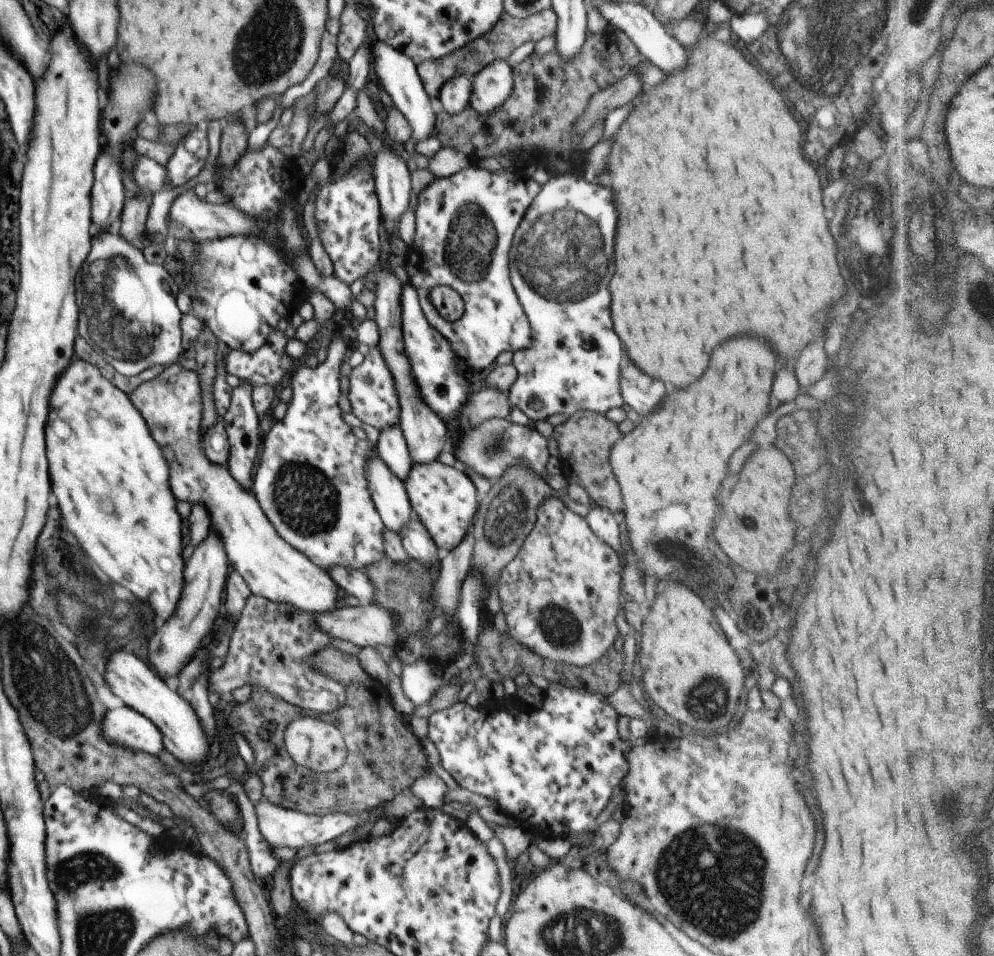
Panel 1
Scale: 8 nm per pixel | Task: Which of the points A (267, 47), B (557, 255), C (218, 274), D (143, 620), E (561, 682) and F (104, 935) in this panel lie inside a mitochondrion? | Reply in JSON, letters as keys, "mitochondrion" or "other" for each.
{"A":"mitochondrion","B":"mitochondrion","C":"mitochondrion","D":"other","E":"other","F":"mitochondrion"}

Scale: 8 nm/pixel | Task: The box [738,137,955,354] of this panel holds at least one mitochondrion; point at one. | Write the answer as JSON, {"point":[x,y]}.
{"point":[868,200]}

